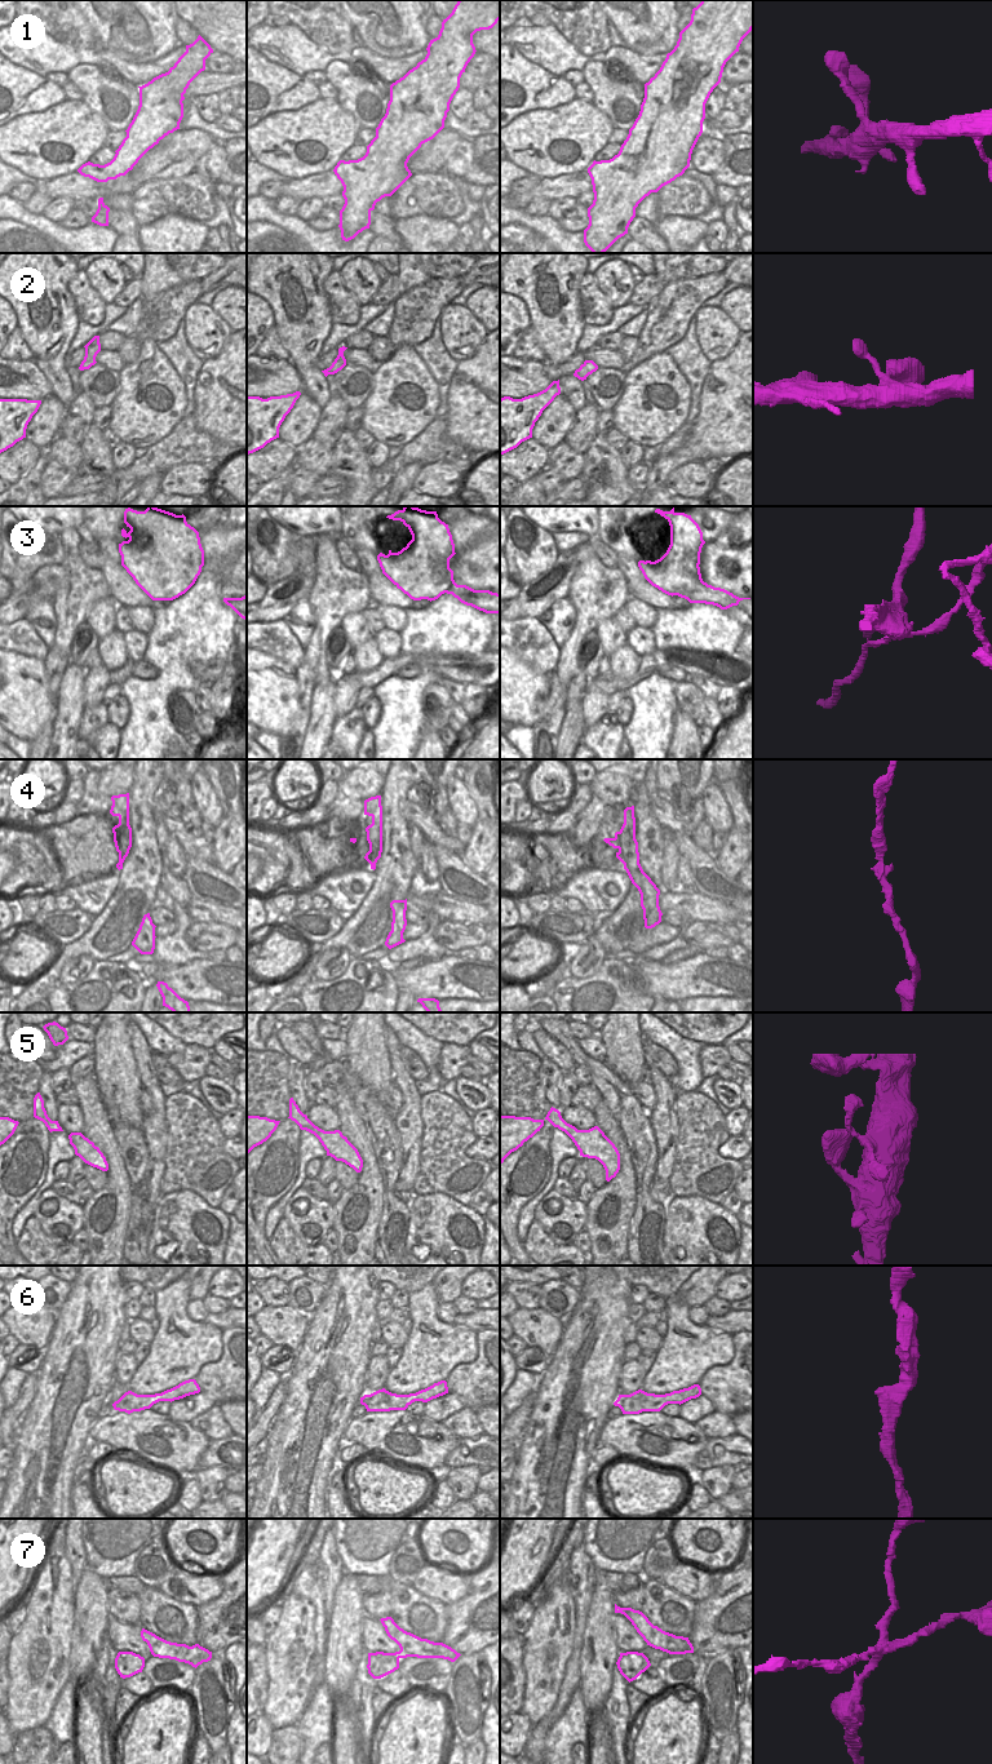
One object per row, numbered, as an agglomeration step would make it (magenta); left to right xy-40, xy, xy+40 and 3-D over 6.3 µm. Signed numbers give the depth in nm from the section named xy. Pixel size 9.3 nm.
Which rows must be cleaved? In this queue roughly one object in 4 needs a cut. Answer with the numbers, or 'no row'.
3, 7

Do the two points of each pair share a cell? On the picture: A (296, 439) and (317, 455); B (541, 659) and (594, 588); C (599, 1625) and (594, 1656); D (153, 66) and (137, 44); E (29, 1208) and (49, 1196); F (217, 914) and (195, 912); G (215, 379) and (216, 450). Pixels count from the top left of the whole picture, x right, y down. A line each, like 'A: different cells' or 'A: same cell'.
A: different cells
B: different cells
C: same cell
D: different cells
E: different cells
F: same cell
G: different cells

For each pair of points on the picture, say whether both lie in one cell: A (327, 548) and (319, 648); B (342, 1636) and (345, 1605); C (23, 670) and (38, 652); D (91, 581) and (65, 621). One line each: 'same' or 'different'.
A: same
B: same
C: different
D: same

